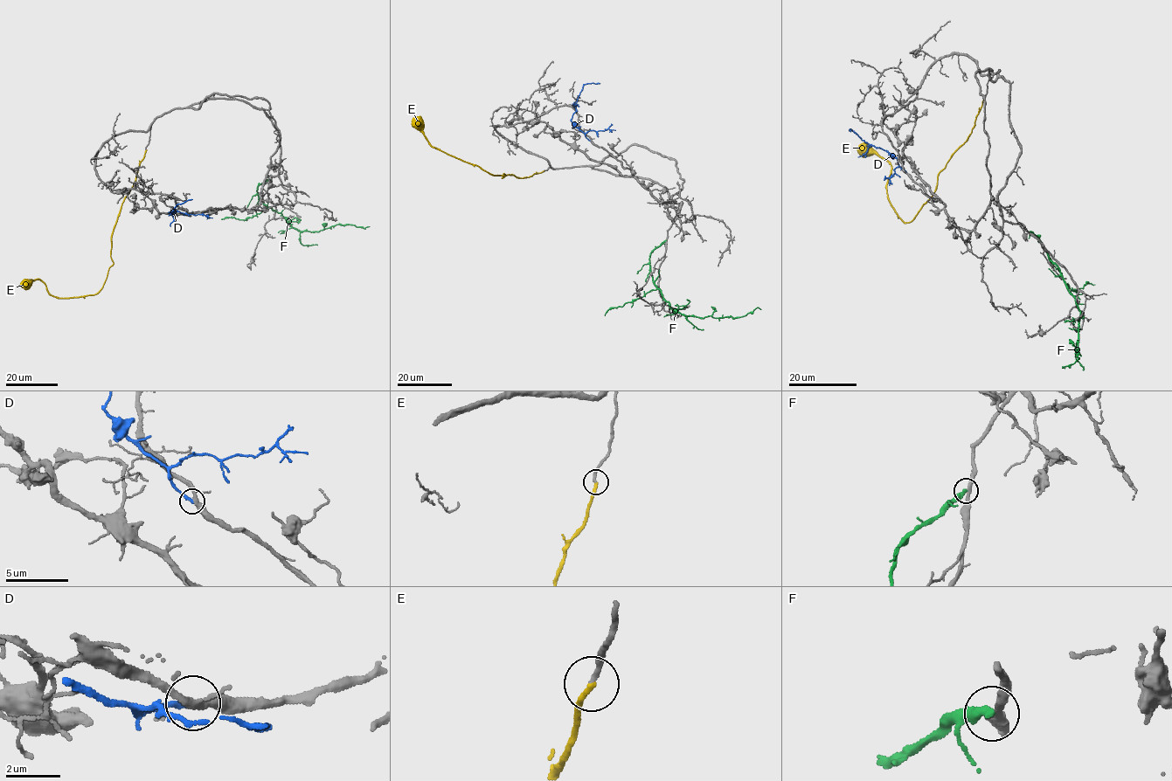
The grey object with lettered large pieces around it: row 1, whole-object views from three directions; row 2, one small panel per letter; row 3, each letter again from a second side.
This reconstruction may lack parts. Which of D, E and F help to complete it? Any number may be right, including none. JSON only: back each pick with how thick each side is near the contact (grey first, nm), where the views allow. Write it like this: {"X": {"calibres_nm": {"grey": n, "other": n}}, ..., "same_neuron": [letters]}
{"same_neuron": []}

